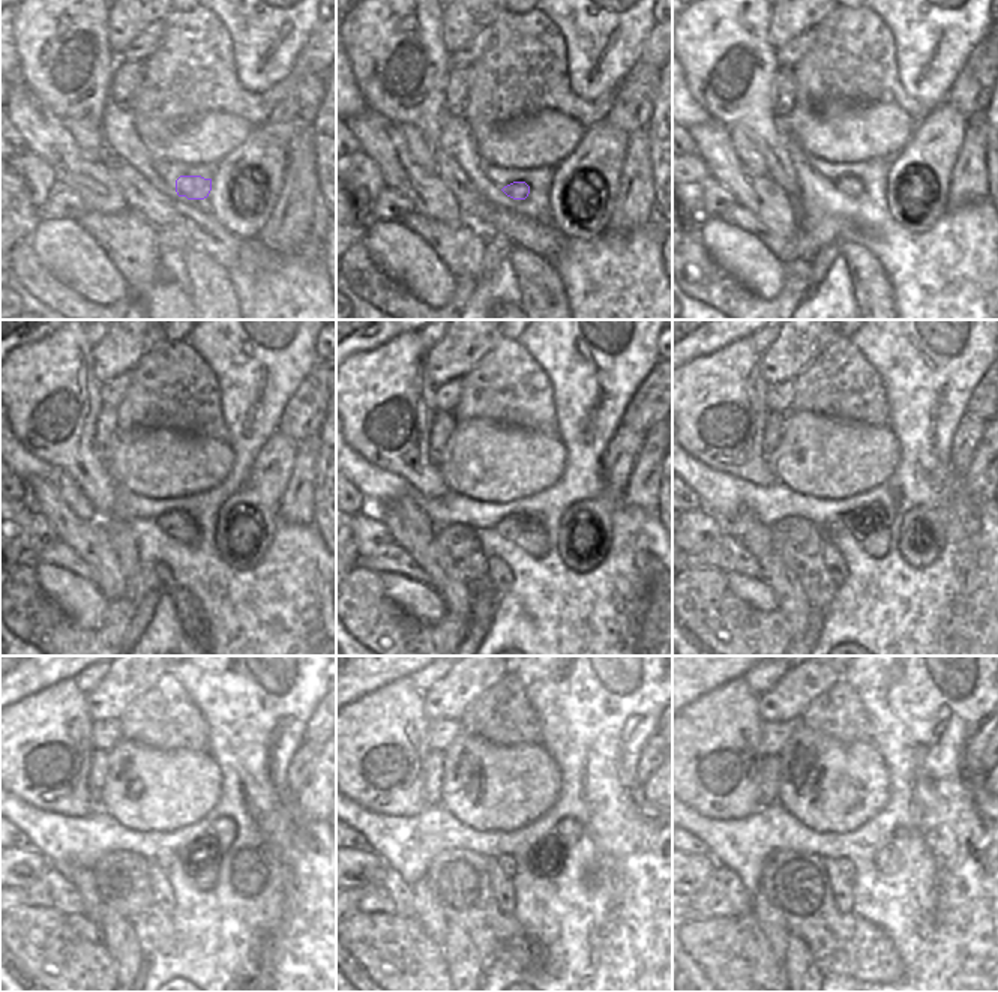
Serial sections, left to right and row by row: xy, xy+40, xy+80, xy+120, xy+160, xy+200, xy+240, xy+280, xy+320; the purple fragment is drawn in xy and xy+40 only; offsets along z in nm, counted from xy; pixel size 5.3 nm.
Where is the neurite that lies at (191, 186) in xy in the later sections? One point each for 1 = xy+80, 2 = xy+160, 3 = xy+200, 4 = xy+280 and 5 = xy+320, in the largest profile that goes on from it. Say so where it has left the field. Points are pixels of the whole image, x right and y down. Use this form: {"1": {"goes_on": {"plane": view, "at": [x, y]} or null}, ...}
{"1": {"goes_on": {"plane": "xy+80", "at": [851, 186]}}, "2": {"goes_on": {"plane": "xy+160", "at": [514, 527]}}, "3": {"goes_on": {"plane": "xy+200", "at": [860, 526]}}, "4": {"goes_on": {"plane": "xy+280", "at": [506, 863]}}, "5": {"goes_on": {"plane": "xy+320", "at": [845, 866]}}}

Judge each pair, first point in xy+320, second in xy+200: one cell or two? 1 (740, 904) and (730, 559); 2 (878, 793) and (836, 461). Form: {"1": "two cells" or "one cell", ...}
{"1": "one cell", "2": "one cell"}

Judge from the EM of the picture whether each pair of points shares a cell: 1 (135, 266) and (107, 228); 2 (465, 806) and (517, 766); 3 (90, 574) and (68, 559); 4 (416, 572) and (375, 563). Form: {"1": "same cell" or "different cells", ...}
{"1": "same cell", "2": "same cell", "3": "same cell", "4": "same cell"}

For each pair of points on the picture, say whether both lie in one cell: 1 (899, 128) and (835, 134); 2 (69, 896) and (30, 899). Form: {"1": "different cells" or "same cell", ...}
{"1": "same cell", "2": "same cell"}

